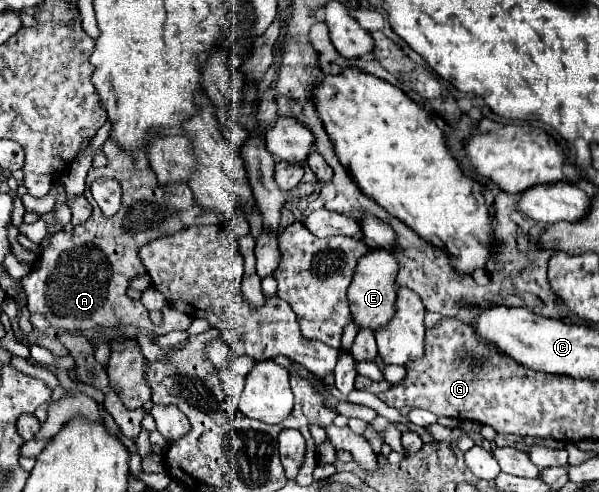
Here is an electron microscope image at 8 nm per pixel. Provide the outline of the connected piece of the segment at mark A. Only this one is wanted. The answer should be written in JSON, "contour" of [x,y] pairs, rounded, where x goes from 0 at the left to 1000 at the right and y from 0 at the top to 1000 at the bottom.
{"contour":[[[179,280],[169,309],[182,321],[182,337],[179,341],[152,341],[145,354],[145,374],[142,374],[142,402],[155,415],[155,398],[149,390],[149,378],[159,362],[165,358],[182,358],[182,362],[195,362],[202,370],[205,382],[205,419],[202,427],[189,439],[189,443],[175,443],[169,435],[169,427],[162,427],[162,415],[155,415],[155,435],[145,451],[125,459],[119,472],[95,472],[92,480],[85,480],[82,500],[62,520],[62,528],[55,533],[55,549],[45,565],[38,565],[38,585],[45,593],[45,622],[55,638],[75,638],[78,650],[85,654],[85,663],[92,663],[95,671],[112,671],[112,675],[139,675],[149,667],[205,667],[205,663],[225,663],[225,667],[242,667],[249,675],[255,675],[259,683],[272,683],[282,679],[289,671],[312,671],[319,663],[319,646],[312,638],[302,638],[295,630],[289,630],[285,622],[275,622],[272,634],[272,650],[269,659],[255,659],[249,646],[245,626],[229,614],[219,610],[212,602],[212,585],[219,577],[219,569],[225,569],[229,561],[242,557],[242,541],[232,528],[232,504],[239,496],[249,496],[269,480],[282,480],[292,476],[306,463],[316,459],[339,459],[339,455],[372,455],[372,443],[366,431],[346,427],[339,419],[332,419],[322,402],[319,382],[309,370],[295,370],[295,374],[275,374],[269,378],[262,370],[262,358],[255,354],[242,305],[205,305],[195,289],[189,289],[189,280]]]}

